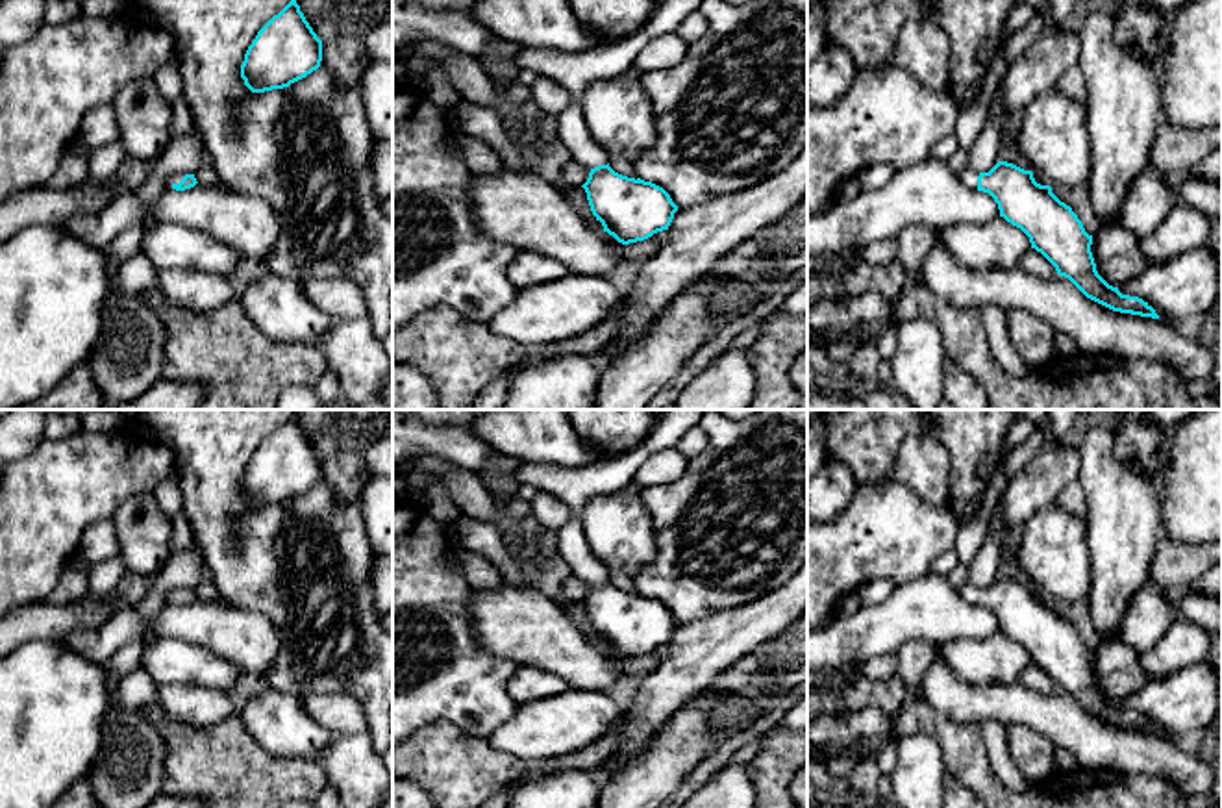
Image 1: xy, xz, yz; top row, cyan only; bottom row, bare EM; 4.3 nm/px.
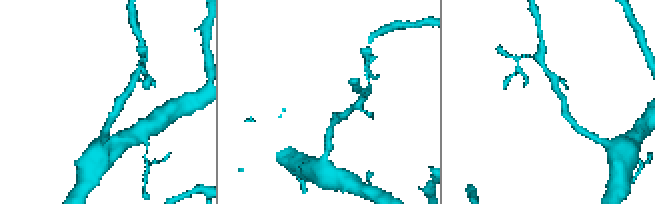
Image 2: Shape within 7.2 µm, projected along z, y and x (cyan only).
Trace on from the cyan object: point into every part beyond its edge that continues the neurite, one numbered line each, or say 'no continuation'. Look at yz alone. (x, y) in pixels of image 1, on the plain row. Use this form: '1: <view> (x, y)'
1: yz (969, 592)

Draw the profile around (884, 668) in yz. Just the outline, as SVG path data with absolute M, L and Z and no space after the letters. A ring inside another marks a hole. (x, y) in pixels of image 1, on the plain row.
M896 656L870 658L859 665L861 678L887 680L898 673Z

